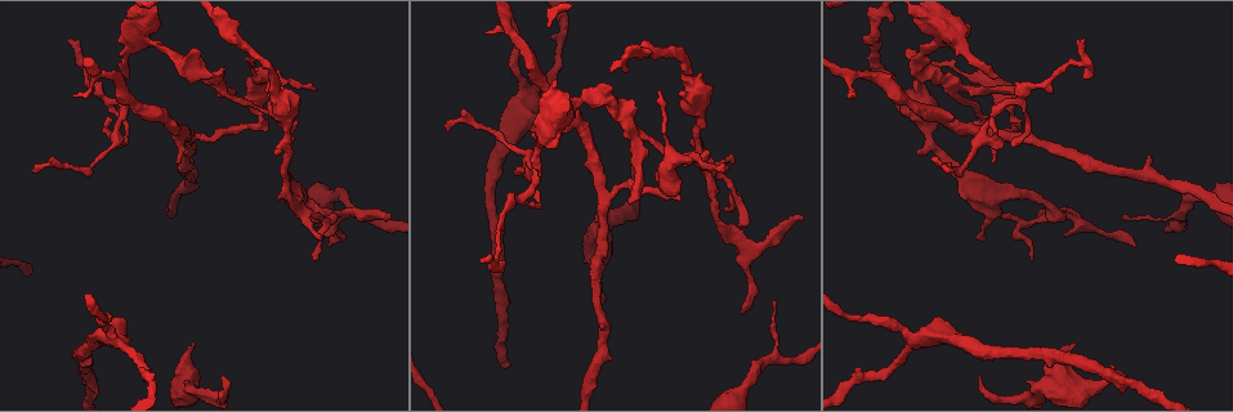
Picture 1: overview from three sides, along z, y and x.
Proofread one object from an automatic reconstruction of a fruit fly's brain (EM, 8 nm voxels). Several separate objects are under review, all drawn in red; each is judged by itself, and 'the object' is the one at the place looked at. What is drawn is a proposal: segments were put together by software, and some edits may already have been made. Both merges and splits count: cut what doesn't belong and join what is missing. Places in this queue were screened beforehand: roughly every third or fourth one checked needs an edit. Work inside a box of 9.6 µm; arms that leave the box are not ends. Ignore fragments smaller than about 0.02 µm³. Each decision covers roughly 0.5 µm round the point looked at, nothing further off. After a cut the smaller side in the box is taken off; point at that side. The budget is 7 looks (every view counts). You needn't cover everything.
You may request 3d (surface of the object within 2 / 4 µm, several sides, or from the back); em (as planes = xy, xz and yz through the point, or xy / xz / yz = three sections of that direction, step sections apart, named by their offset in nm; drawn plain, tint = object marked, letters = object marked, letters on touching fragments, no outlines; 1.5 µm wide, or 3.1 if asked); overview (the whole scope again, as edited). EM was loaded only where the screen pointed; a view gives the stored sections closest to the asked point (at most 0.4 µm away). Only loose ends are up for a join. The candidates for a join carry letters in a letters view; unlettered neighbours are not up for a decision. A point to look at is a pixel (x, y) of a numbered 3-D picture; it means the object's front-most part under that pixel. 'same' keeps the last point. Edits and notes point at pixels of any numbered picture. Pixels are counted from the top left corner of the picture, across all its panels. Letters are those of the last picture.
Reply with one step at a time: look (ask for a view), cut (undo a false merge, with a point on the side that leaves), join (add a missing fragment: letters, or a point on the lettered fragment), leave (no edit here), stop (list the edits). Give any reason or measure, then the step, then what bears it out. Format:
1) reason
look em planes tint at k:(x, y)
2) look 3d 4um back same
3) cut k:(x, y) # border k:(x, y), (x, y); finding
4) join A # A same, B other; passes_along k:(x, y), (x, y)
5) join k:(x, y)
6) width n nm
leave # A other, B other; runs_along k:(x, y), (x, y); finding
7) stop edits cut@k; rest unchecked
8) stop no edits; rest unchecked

tapers out
look 3d 2um at 1:(1081, 39)

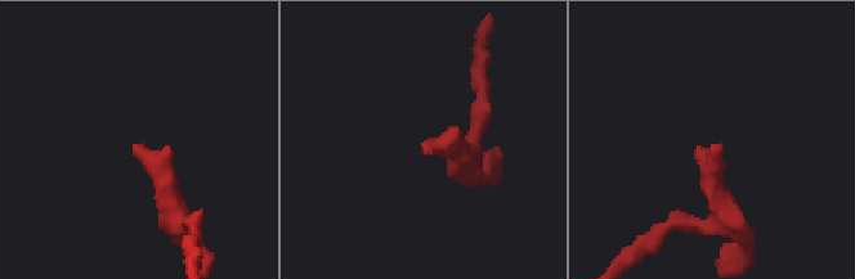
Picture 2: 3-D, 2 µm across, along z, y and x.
look em xz step 8 letters at 2:(425, 142)

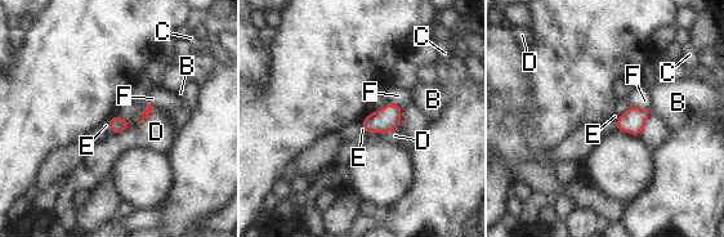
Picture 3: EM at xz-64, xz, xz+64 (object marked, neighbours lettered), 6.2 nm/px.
width 90 nm
join E # B other, C other, D other, E same, F other; passes_along 3:(116, 124), (110, 126), (106, 125); it goes on there

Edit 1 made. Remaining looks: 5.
look overview

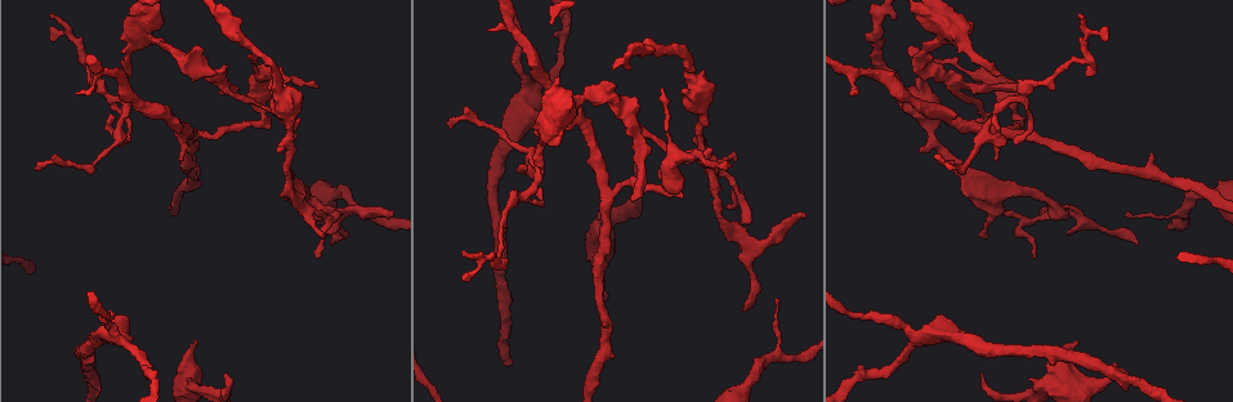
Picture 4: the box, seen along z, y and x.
an open end
look 3d 2um back at 4:(988, 235)

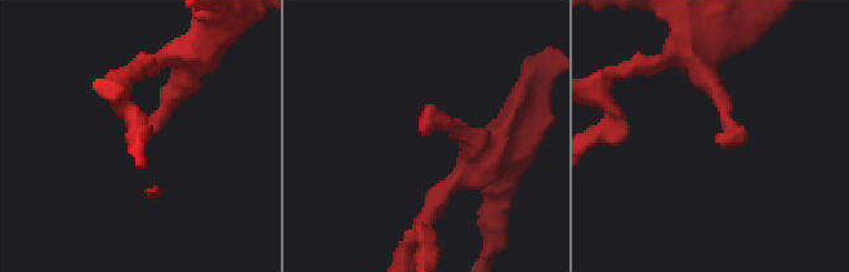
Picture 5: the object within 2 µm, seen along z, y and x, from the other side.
look em planes plain at 5:(718, 139)

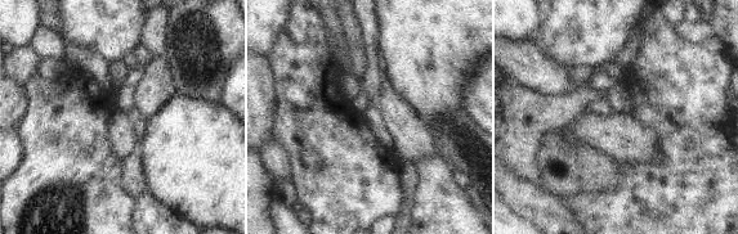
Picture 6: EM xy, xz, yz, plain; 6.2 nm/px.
look em planes letters same

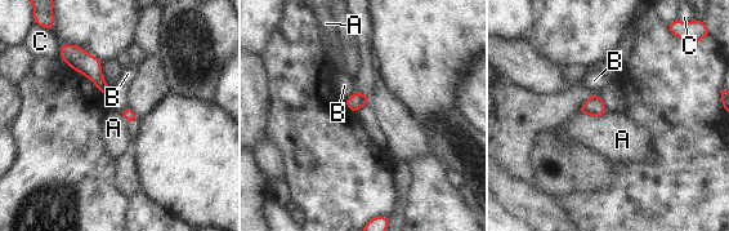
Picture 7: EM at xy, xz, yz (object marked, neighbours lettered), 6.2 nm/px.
leave # A other, B other, C other; border 7:(580, 110), (596, 116), (607, 111); no lettered fragment goes on from it

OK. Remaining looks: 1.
free end
look em planes letters at 4:(995, 119)

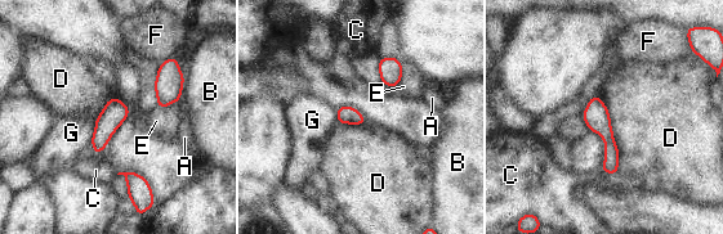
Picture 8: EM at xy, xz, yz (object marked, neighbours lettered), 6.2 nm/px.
width 160 nm
leave # A other, B other, C other, D other, E other, F other, G other; runs_along 8:(593, 99), (608, 138), (614, 170); no lettered fragment goes on from it

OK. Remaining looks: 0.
stop edits join@3; rest unchecked

